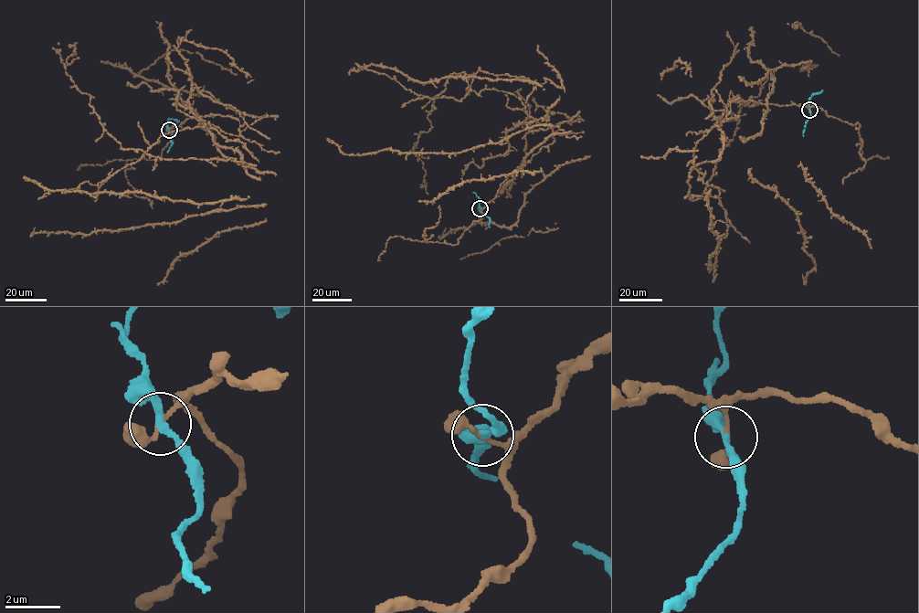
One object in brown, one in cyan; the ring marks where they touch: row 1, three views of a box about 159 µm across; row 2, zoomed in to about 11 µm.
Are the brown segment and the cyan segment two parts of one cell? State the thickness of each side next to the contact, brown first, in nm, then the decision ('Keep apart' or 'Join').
Thickness 170 nm (brown) against 200 nm. Keep apart

